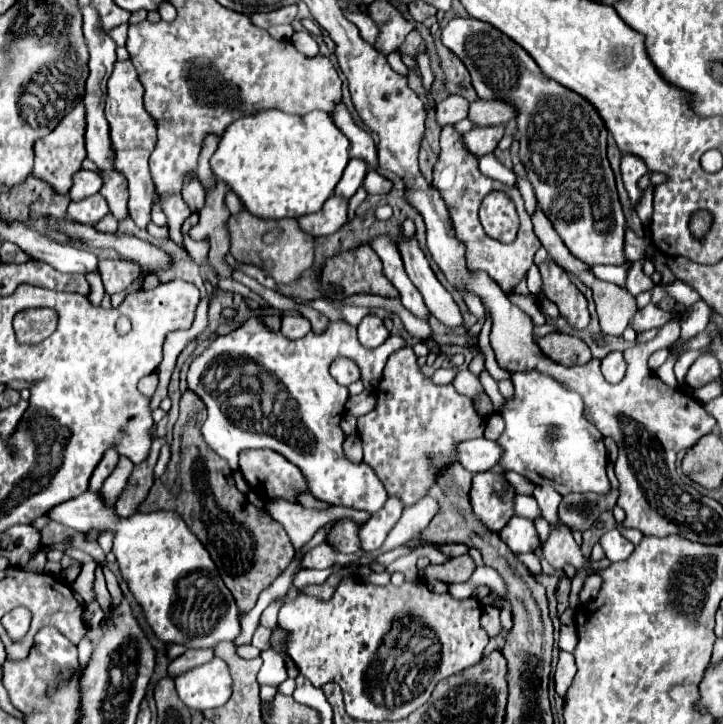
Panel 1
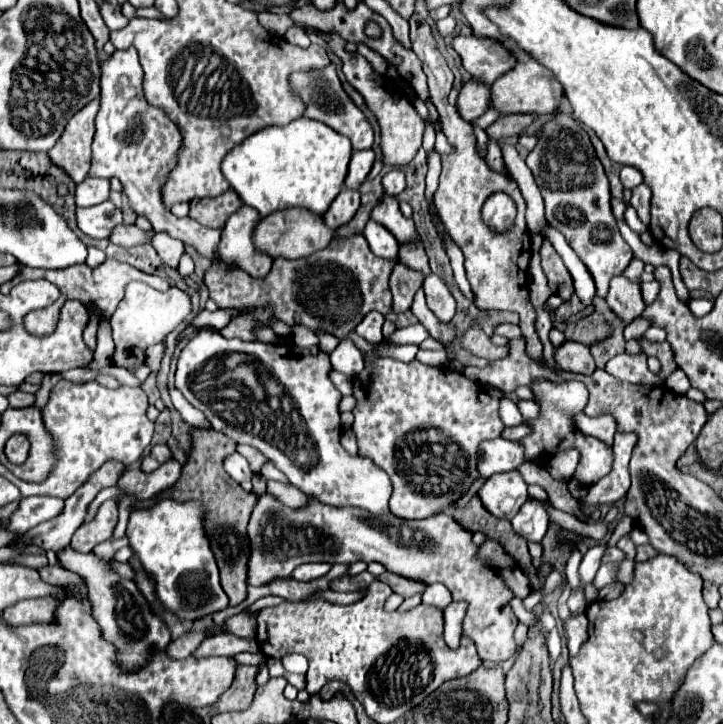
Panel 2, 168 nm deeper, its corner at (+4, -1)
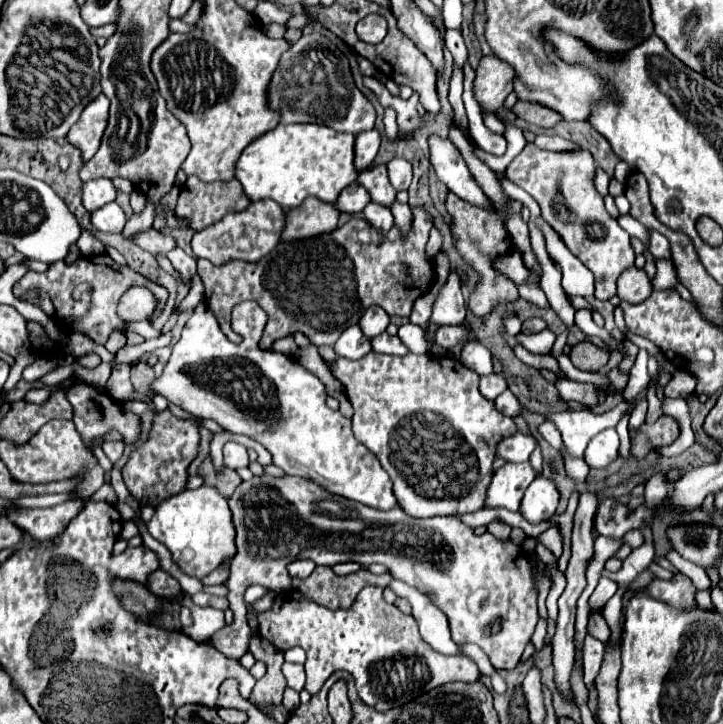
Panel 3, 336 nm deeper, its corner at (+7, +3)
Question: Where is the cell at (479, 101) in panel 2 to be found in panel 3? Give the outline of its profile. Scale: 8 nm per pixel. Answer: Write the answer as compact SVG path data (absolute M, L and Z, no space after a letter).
M495 55L483 57L475 77L475 97L481 109L501 109L505 97L513 91L513 77L515 71L507 61L497 59Z

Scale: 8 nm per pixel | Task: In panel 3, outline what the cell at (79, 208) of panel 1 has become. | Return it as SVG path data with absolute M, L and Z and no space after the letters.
M107 203L99 211L91 213L91 221L97 229L107 233L121 233L125 227L125 213L117 203Z

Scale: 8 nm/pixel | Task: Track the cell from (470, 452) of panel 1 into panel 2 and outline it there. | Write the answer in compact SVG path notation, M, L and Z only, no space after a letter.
M492 439L480 443L480 457L478 457L478 473L480 477L490 477L494 473L504 473L516 469L524 463L524 451L518 441L506 439Z

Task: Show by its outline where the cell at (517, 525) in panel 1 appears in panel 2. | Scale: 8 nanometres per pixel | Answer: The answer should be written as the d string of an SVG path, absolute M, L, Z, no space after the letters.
M528 499L528 501L520 507L518 515L516 515L510 523L512 523L514 531L516 531L522 539L540 543L542 537L544 537L544 533L546 533L546 529L548 529L548 523L550 523L550 521L548 521L548 513L544 511L544 507L542 507L540 501Z

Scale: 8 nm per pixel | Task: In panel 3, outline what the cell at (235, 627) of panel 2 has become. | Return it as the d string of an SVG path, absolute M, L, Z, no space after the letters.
M191 605L191 615L193 615L193 625L183 629L183 633L187 633L195 641L207 639L209 635L213 635L215 631L219 631L225 625L223 611L213 609L213 607Z

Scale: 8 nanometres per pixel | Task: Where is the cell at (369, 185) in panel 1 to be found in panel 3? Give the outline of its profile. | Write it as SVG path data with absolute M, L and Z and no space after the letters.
M391 159L387 163L387 169L389 169L389 179L391 179L391 185L397 189L397 191L403 191L403 189L409 189L411 185L411 179L413 179L413 169L411 169L411 163L407 159Z

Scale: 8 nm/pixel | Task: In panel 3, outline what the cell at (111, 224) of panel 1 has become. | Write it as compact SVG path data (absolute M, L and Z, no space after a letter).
M153 227L149 231L145 231L145 233L139 233L133 241L135 241L135 245L143 247L145 251L149 251L153 255L165 255L167 251L173 251L177 247L175 239L169 233L157 231Z

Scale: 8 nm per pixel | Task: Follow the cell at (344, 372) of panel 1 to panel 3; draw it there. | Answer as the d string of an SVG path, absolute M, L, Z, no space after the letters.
M351 325L347 327L341 337L335 343L335 351L337 355L343 355L347 359L361 359L367 355L367 351L371 351L371 339L363 335L359 325Z

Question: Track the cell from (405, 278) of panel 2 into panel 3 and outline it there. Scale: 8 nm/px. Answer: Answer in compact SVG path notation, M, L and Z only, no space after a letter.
M434 226L430 231L430 237L426 245L426 253L429 259L433 259L440 252L442 246L442 237L440 231Z

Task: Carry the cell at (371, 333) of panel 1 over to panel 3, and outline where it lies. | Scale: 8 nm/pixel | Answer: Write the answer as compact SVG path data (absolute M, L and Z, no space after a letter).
M373 305L373 307L369 307L369 309L363 313L359 325L361 325L363 333L373 339L373 337L377 337L377 335L381 335L381 333L385 331L385 327L389 325L389 315L387 315L381 307Z

